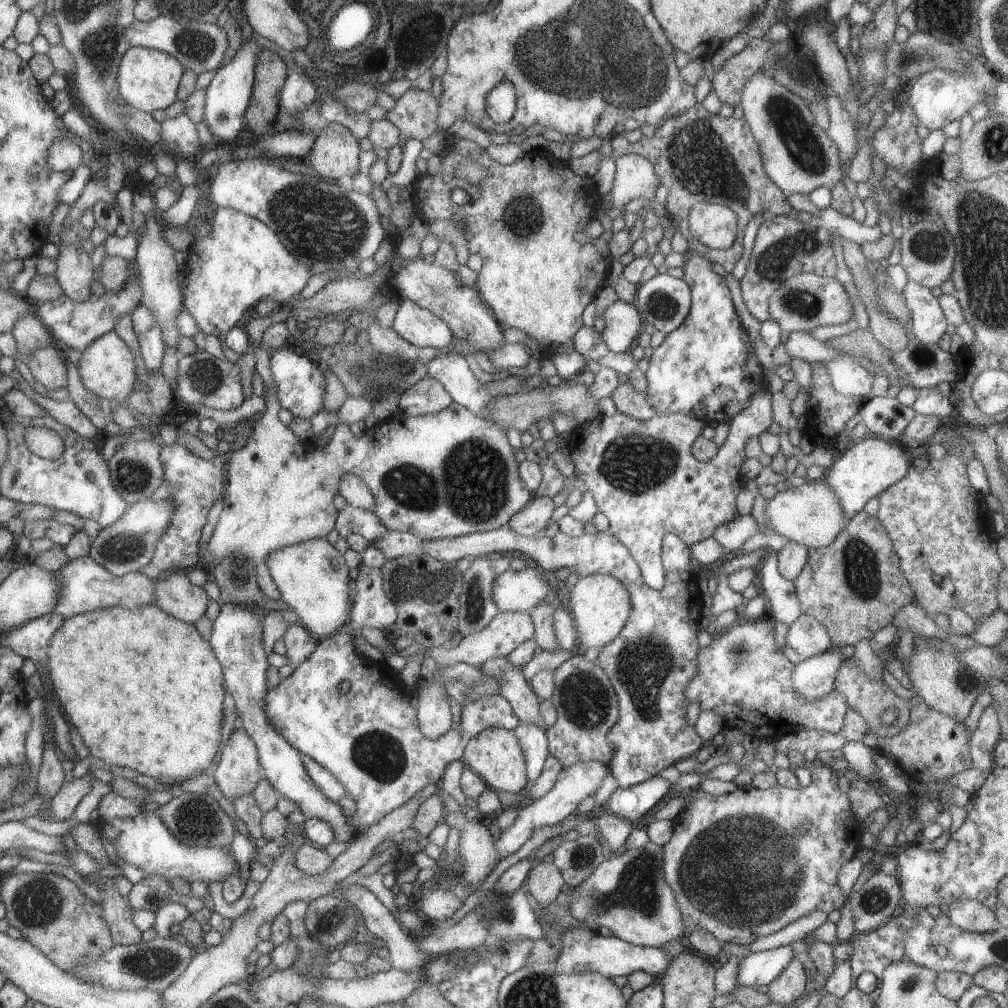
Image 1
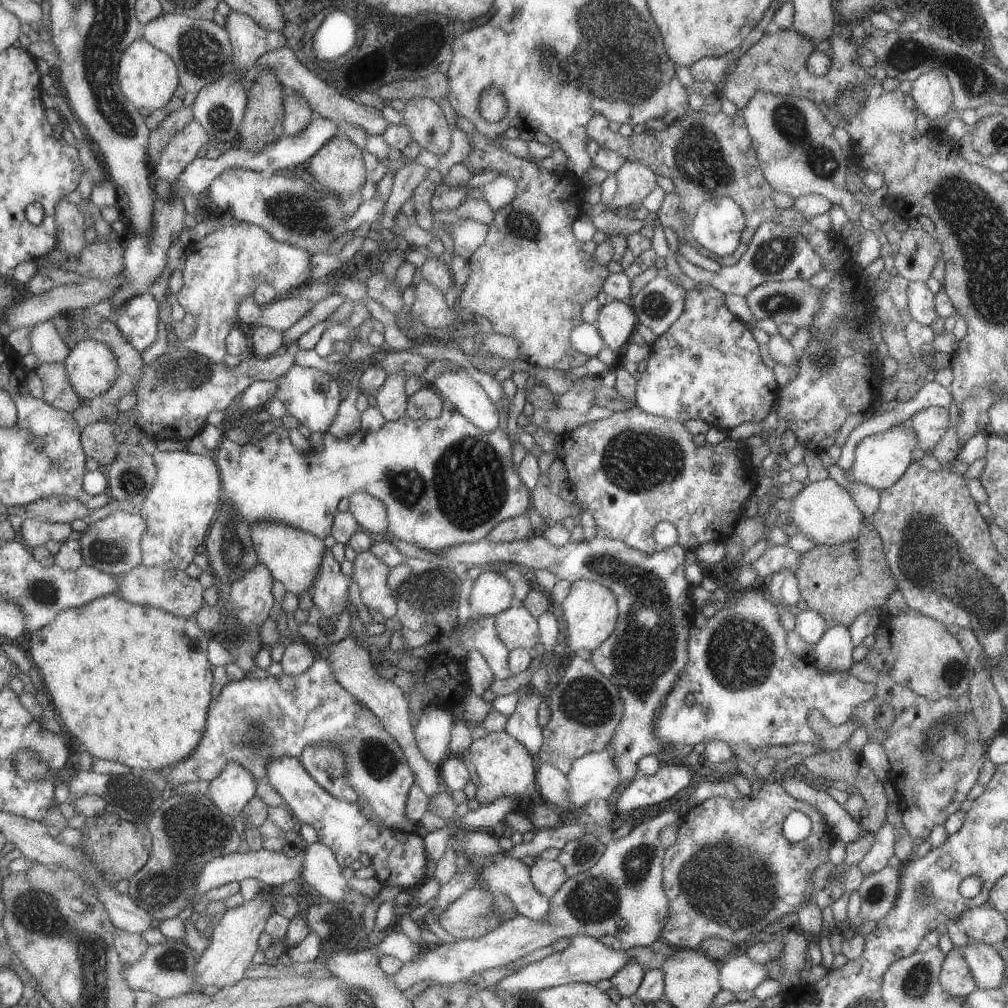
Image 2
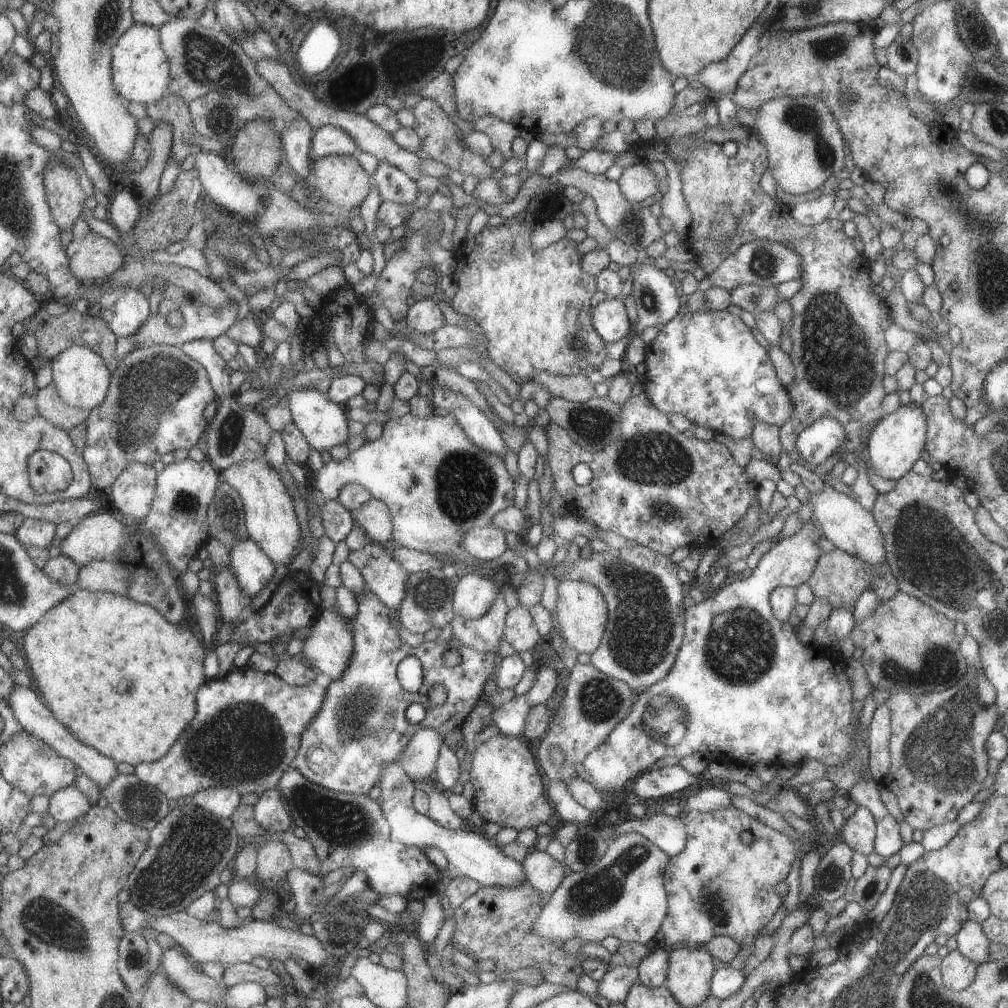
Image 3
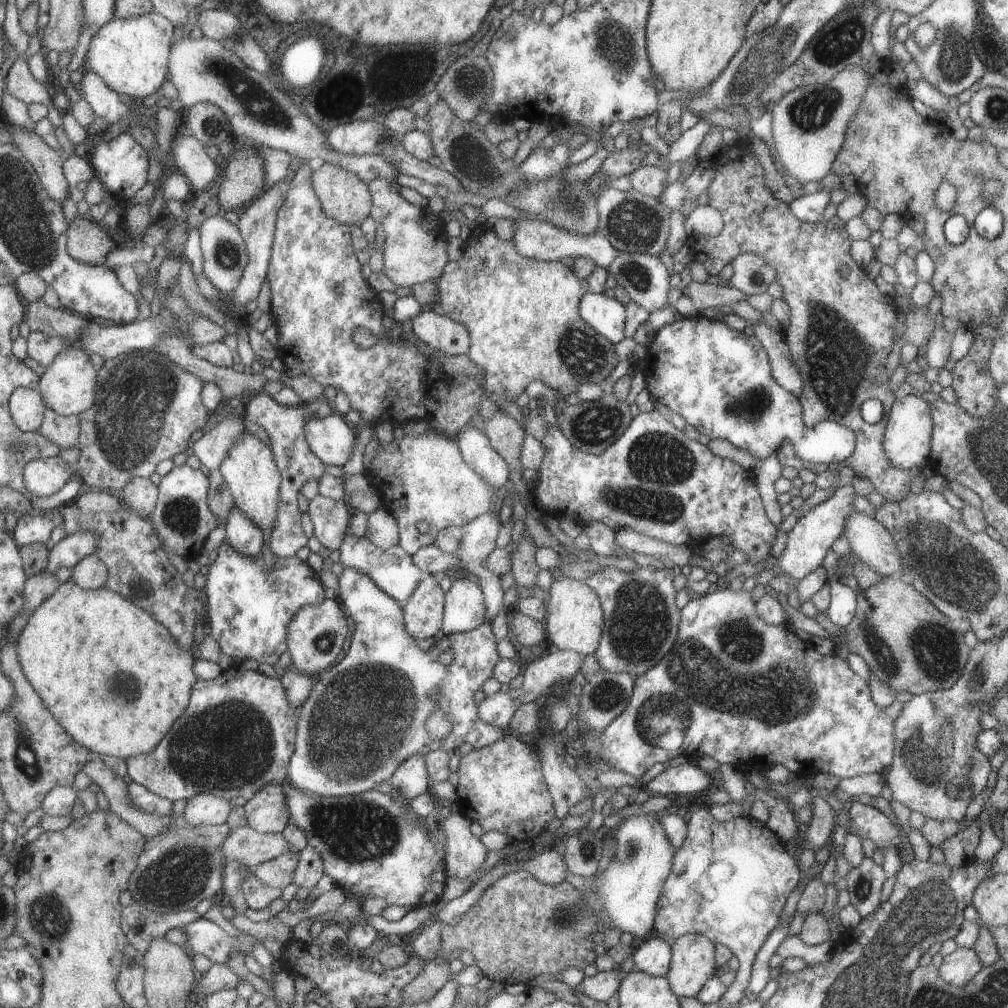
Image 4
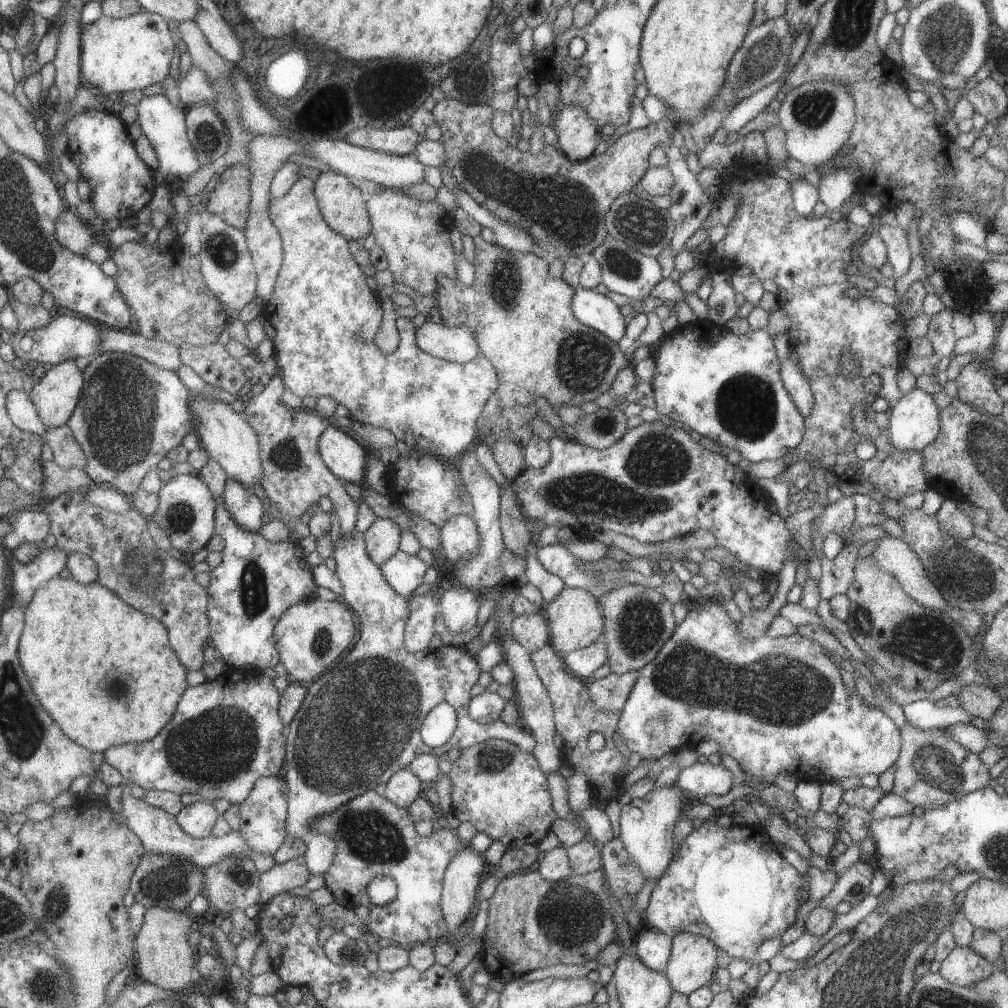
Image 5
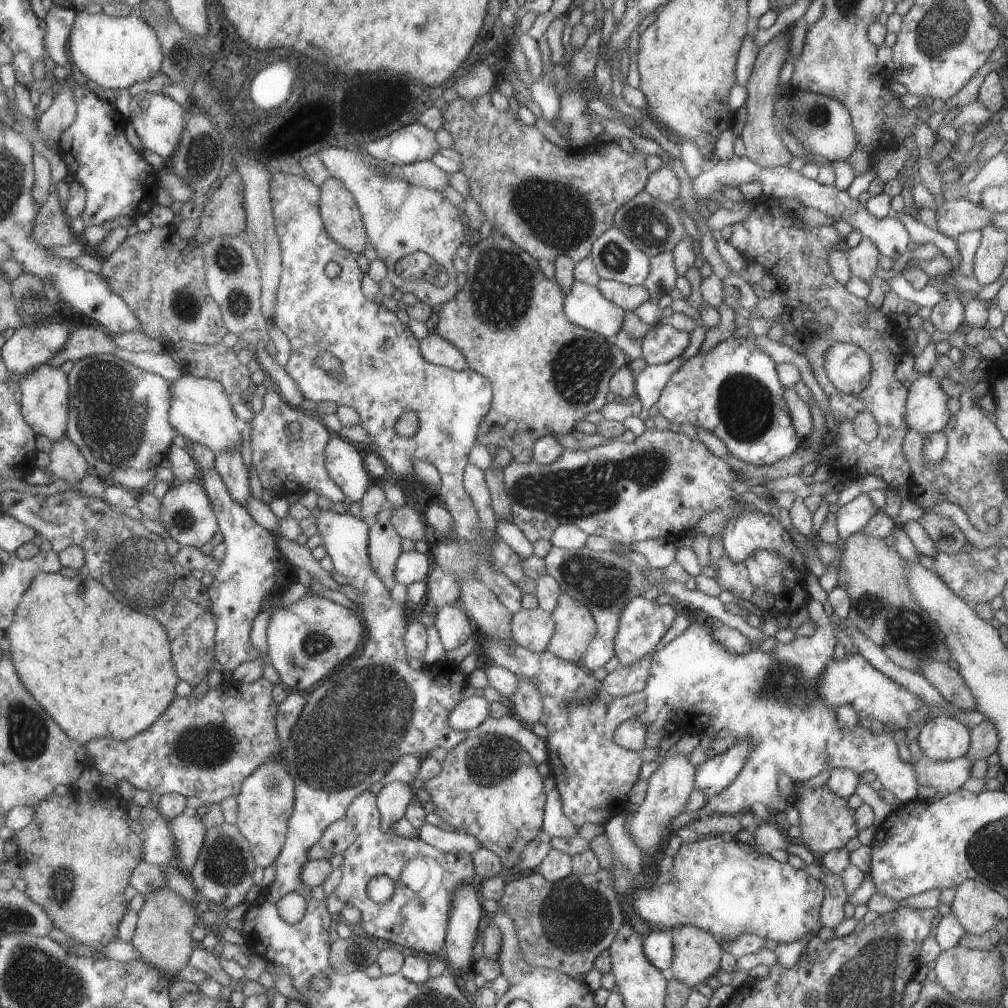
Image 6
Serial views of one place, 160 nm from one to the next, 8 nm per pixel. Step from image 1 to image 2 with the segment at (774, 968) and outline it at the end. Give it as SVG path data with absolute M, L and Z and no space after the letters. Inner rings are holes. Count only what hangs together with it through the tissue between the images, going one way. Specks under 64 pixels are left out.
M742 950L720 961L718 974L720 990L733 994L753 990L767 978L763 964L754 963Z

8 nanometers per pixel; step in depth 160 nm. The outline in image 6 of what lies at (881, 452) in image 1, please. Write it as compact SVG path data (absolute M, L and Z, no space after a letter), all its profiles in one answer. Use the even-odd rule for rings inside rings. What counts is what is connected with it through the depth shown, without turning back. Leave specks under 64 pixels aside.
M929 372L919 374L908 388L905 403L905 422L912 434L919 438L919 436L943 430L951 416L947 409L949 398L950 396L947 396L941 388L937 377L932 377Z

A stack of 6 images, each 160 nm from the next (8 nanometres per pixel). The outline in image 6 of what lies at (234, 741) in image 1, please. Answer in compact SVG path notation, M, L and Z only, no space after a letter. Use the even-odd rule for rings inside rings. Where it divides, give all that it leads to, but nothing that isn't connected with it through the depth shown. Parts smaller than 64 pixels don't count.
M192 811L181 813L168 823L175 842L173 865L188 878L201 848L206 827L198 816L194 816Z

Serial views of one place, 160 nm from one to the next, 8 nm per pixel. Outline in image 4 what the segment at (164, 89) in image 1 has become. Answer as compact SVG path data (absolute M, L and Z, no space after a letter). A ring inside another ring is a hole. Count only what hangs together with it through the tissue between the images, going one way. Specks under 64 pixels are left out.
M155 11L136 17L114 16L92 37L86 55L88 68L99 74L111 90L138 102L153 92L160 92L159 88L169 71L175 35L173 23Z

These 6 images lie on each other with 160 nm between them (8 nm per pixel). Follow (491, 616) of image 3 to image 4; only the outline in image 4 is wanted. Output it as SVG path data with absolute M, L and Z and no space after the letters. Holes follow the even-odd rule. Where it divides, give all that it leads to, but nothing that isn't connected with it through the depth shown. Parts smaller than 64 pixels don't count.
M490 512L476 516L471 522L467 522L467 524L461 527L462 533L459 544L452 552L452 555L458 560L459 571L463 575L473 578L480 586L482 595L484 596L484 605L486 606L486 622L489 623L497 614L505 610L502 600L503 597L507 596L507 592L502 592L499 587L499 577L486 567L486 558L496 547L495 537L497 536L497 530L499 530L500 525L497 515L492 515Z

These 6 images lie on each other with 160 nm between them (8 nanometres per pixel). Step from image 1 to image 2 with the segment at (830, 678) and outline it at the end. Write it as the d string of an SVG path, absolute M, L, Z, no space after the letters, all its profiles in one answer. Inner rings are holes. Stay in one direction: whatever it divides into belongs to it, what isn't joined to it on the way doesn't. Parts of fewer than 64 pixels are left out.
M833 626L812 646L808 659L825 674L848 671L853 663L853 649L848 628Z

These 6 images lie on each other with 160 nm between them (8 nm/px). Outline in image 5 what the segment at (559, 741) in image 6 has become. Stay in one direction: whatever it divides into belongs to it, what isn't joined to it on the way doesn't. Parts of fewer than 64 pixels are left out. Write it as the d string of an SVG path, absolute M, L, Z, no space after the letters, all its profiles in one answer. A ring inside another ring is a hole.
M550 644L538 649L537 652L530 652L530 659L550 698L556 732L563 739L562 761L574 771L583 772L591 800L604 800L607 805L615 806L616 795L619 795L619 782L624 777L623 770L627 766L626 756L615 748L613 740L621 710L596 709L589 698L587 683L566 669L562 656L558 655ZM593 732L601 732L604 738L601 750L593 751L587 747L587 737Z

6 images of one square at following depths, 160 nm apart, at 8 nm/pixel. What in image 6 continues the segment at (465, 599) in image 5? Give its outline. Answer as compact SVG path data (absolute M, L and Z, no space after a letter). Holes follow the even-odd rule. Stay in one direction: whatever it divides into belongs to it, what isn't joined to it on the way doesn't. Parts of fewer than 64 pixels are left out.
M458 604L445 605L434 612L434 627L444 650L453 650L461 646L474 633L476 628Z

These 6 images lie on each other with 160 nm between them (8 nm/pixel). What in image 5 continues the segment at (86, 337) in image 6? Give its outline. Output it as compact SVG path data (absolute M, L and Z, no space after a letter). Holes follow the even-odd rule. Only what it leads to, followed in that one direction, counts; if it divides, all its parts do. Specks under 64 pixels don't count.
M105 326L103 330L100 330L100 337L101 353L119 351L172 371L179 365L183 365L178 355L177 344L149 340L139 333L121 332L110 326Z

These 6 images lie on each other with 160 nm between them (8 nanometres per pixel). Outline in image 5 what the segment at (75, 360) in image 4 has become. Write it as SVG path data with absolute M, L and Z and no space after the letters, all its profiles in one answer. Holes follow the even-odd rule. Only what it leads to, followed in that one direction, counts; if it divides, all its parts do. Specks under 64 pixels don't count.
M65 361L45 372L35 388L29 390L28 395L47 430L68 424L84 386L83 371L74 361Z

